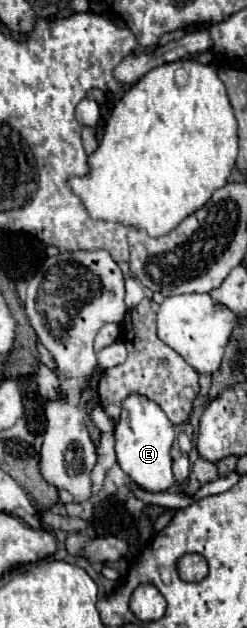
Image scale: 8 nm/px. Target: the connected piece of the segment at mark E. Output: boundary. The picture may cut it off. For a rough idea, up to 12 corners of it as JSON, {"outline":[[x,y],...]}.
{"outline":[[123,401],[117,463],[151,493],[173,487],[175,427],[155,401]]}

